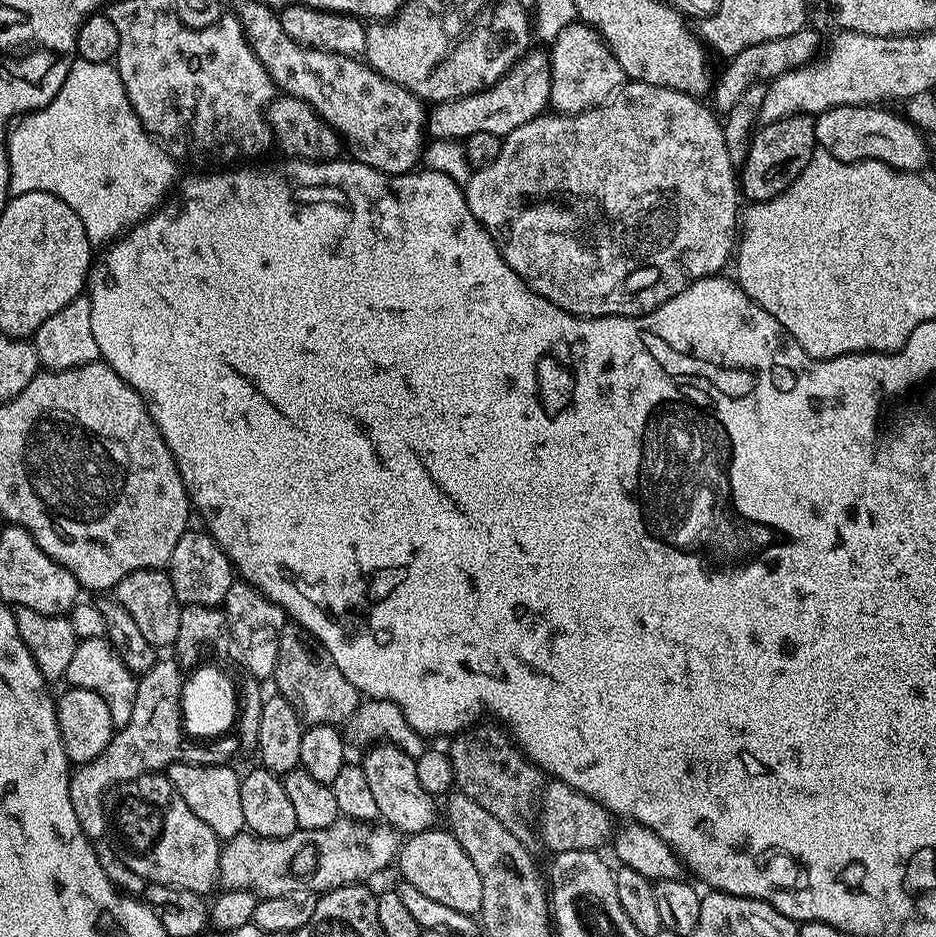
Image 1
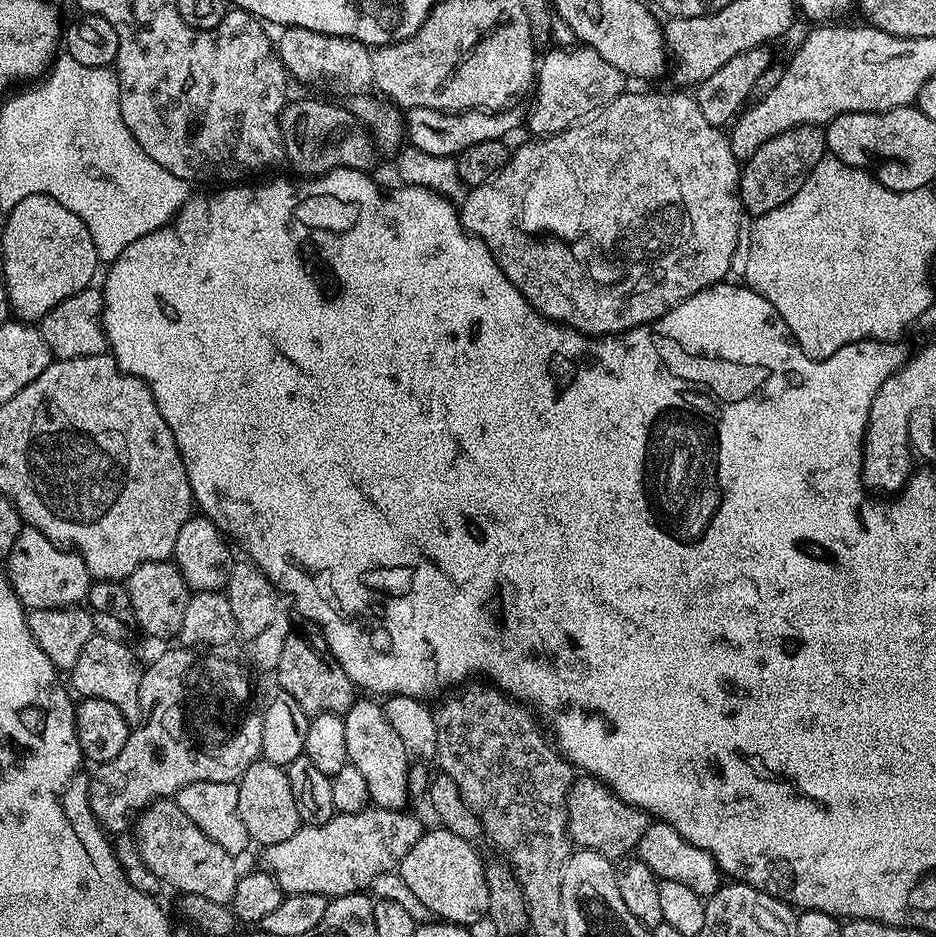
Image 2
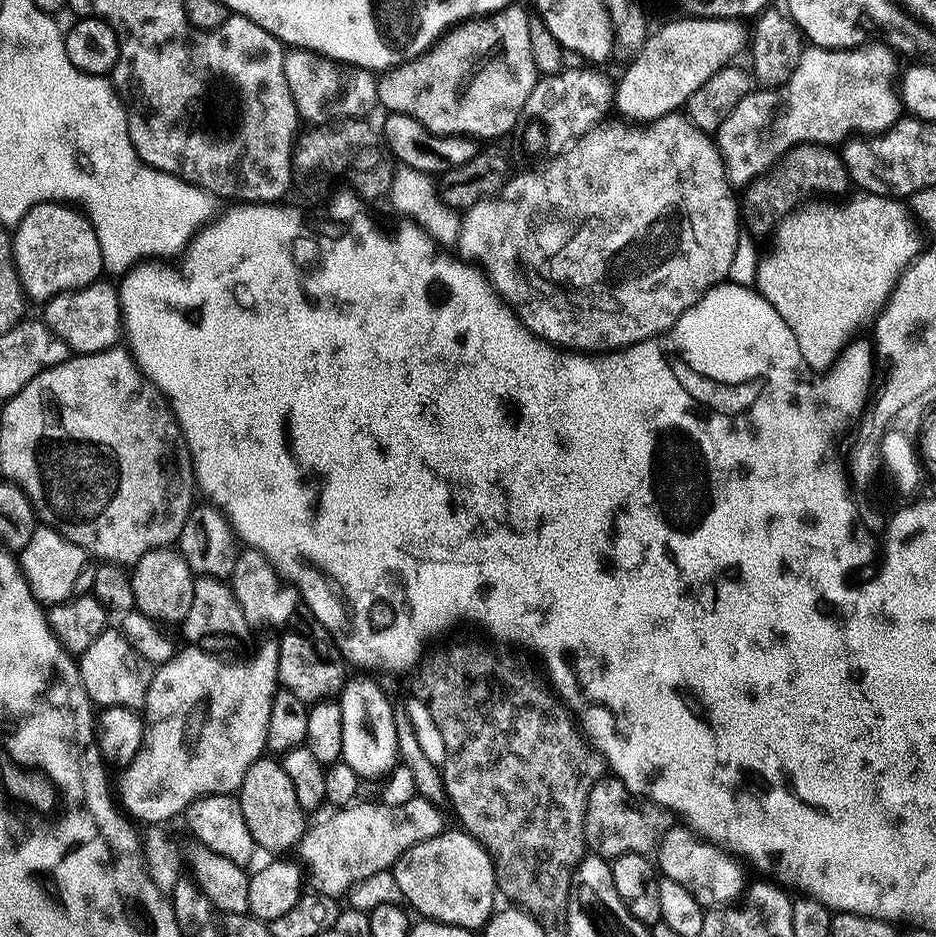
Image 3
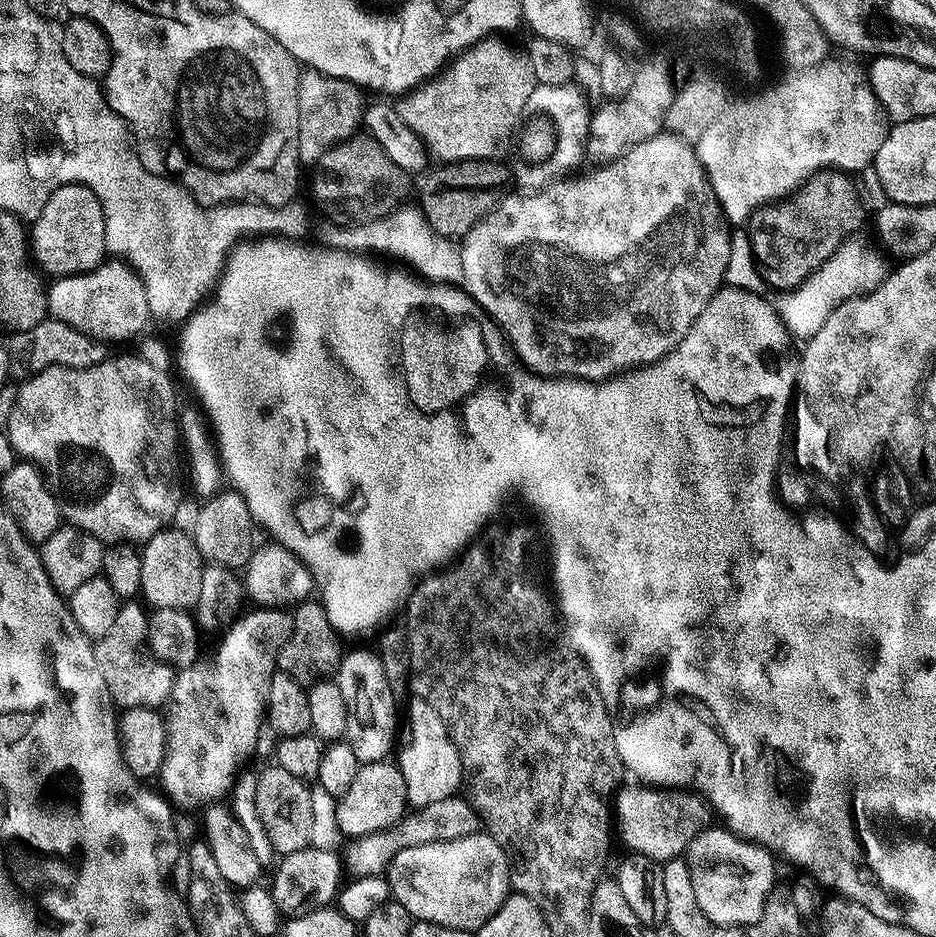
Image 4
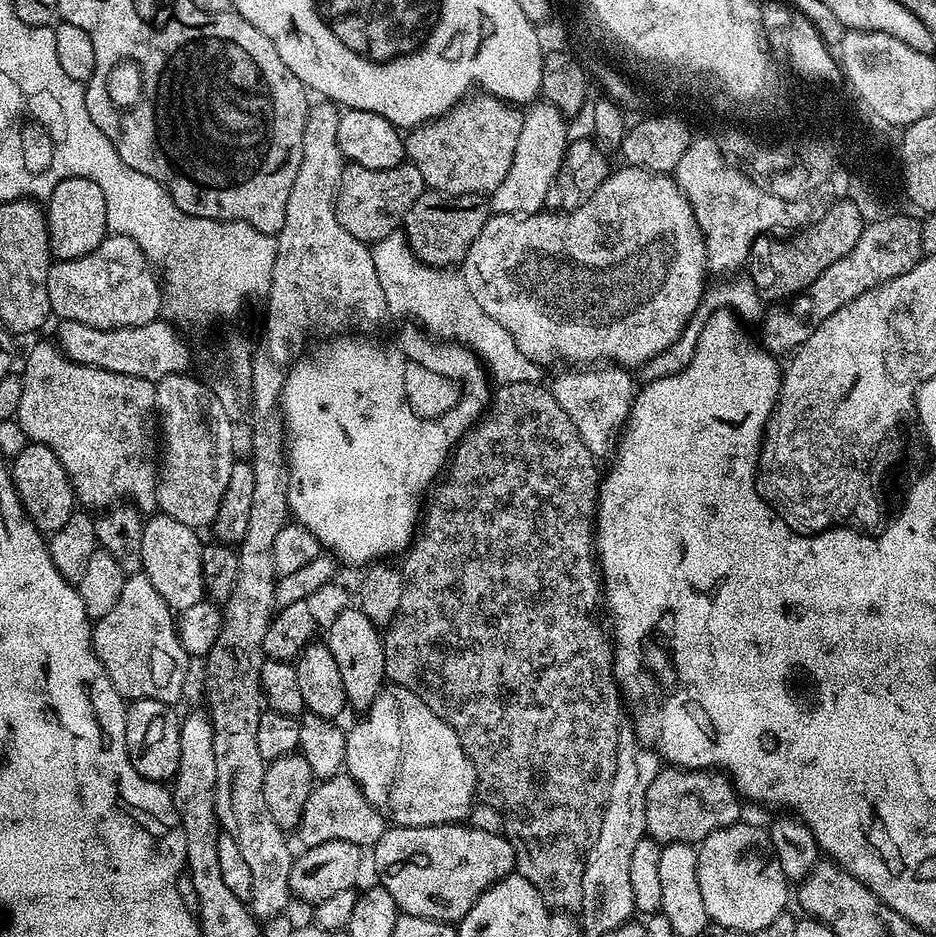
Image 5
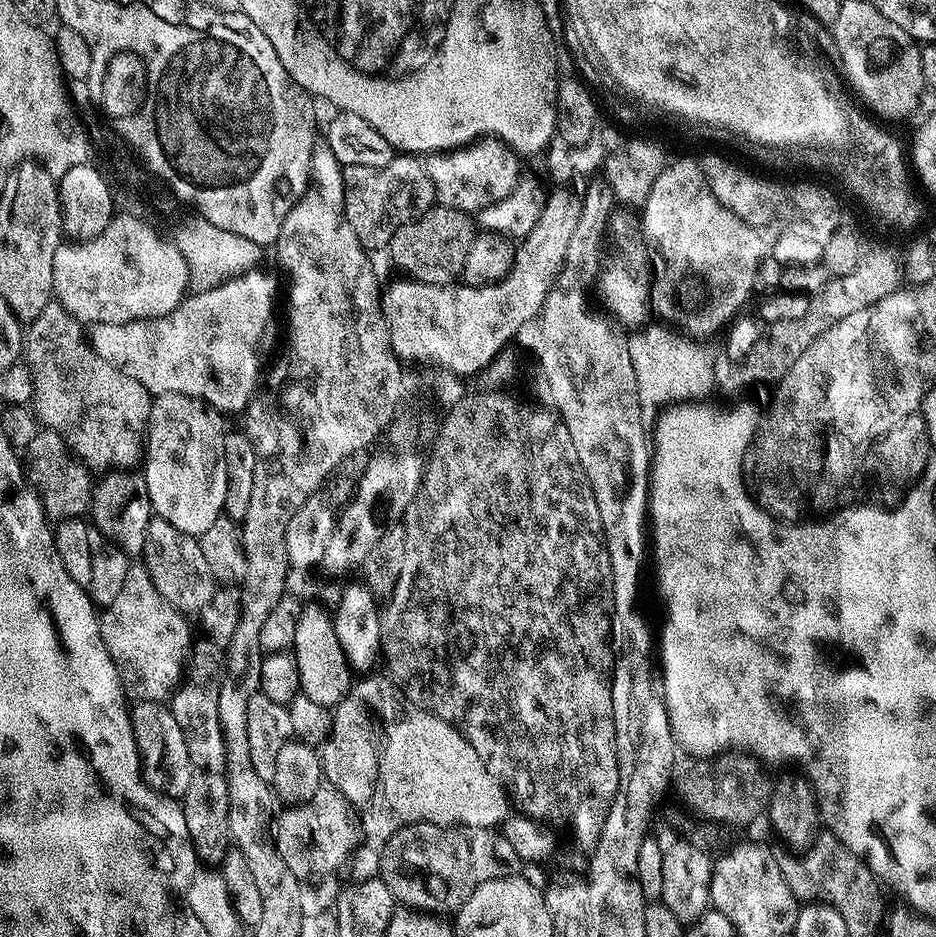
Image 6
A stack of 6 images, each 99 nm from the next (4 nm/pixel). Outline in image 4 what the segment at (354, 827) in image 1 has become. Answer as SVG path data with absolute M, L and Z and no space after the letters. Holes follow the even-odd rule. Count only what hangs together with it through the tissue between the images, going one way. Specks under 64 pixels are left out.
M457 794L442 798L442 802L430 802L430 806L409 811L395 826L383 832L371 832L347 841L348 849L343 849L342 863L349 877L379 876L388 864L406 846L422 846L435 840L466 838L481 831L482 821L472 803L463 795Z

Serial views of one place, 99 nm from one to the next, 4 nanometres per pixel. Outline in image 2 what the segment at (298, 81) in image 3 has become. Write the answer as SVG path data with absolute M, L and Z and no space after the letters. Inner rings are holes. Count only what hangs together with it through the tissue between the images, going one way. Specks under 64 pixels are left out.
M285 27L274 47L284 64L284 70L293 81L333 80L351 94L364 94L373 87L372 52L369 45L345 36L327 36L305 28Z

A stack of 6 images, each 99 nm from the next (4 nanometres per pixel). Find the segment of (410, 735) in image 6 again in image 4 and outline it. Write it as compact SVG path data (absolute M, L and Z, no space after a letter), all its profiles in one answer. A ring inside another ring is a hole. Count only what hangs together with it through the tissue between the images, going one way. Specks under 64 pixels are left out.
M423 698L413 699L408 708L408 720L412 723L412 741L408 744L406 762L412 769L405 776L406 800L413 809L430 806L430 802L442 802L442 798L457 795L462 788L460 755L454 742L448 737L442 718L434 706Z

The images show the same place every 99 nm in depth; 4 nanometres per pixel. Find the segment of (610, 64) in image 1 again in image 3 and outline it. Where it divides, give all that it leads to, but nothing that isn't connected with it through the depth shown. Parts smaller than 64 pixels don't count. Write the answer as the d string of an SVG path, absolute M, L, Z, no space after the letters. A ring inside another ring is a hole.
M572 66L565 67L564 71L562 72L555 72L553 76L546 76L540 79L537 79L536 85L534 86L534 90L530 90L530 98L526 98L526 106L524 107L523 113L520 117L520 122L518 125L518 133L520 132L520 144L522 147L525 148L526 151L529 152L532 156L544 156L544 157L554 157L559 156L561 152L564 151L565 147L573 142L580 136L583 136L585 132L588 132L591 128L595 128L597 124L601 123L605 119L604 116L610 109L613 107L614 104L614 84L613 81L610 79L607 80L606 77L603 76L600 72L595 72L595 67L592 66L584 66L588 68L572 68Z

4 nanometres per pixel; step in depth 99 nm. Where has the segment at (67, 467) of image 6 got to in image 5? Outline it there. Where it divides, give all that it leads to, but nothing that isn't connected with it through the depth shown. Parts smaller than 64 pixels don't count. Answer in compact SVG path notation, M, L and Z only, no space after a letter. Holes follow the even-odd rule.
M29 443L22 454L11 457L10 475L16 492L20 495L20 504L24 513L32 519L32 527L42 534L51 534L62 530L66 522L70 522L72 513L77 511L78 501L72 493L70 482L62 462L58 462L58 454L45 444Z

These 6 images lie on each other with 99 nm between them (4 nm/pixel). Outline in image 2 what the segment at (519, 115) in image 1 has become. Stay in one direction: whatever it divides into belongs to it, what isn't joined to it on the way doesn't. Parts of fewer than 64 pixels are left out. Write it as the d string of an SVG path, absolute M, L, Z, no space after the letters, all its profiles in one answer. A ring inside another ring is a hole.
M409 108L406 112L406 140L411 147L430 155L459 157L478 142L504 140L512 128L521 127L522 116L513 110L498 112L439 112L429 108Z

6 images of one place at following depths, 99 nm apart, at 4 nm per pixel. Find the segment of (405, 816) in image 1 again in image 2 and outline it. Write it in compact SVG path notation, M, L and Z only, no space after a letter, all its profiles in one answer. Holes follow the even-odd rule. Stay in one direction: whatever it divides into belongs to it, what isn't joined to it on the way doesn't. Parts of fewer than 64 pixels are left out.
M357 699L352 708L343 713L346 726L346 750L348 762L358 766L358 771L366 778L372 804L378 808L403 809L409 803L408 771L410 757L402 738L394 734L394 726L386 718L383 707L372 700Z

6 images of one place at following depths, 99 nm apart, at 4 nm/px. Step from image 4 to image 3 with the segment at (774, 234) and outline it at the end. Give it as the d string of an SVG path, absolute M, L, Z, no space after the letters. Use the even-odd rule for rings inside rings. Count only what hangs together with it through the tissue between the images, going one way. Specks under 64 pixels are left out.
M800 144L797 148L792 148L780 160L775 168L766 172L763 176L753 180L751 184L743 189L742 196L742 224L754 237L761 238L767 234L775 233L777 225L791 212L795 212L809 198L824 198L827 192L844 192L850 188L848 171L844 165L843 155L835 147L823 146L820 144Z

